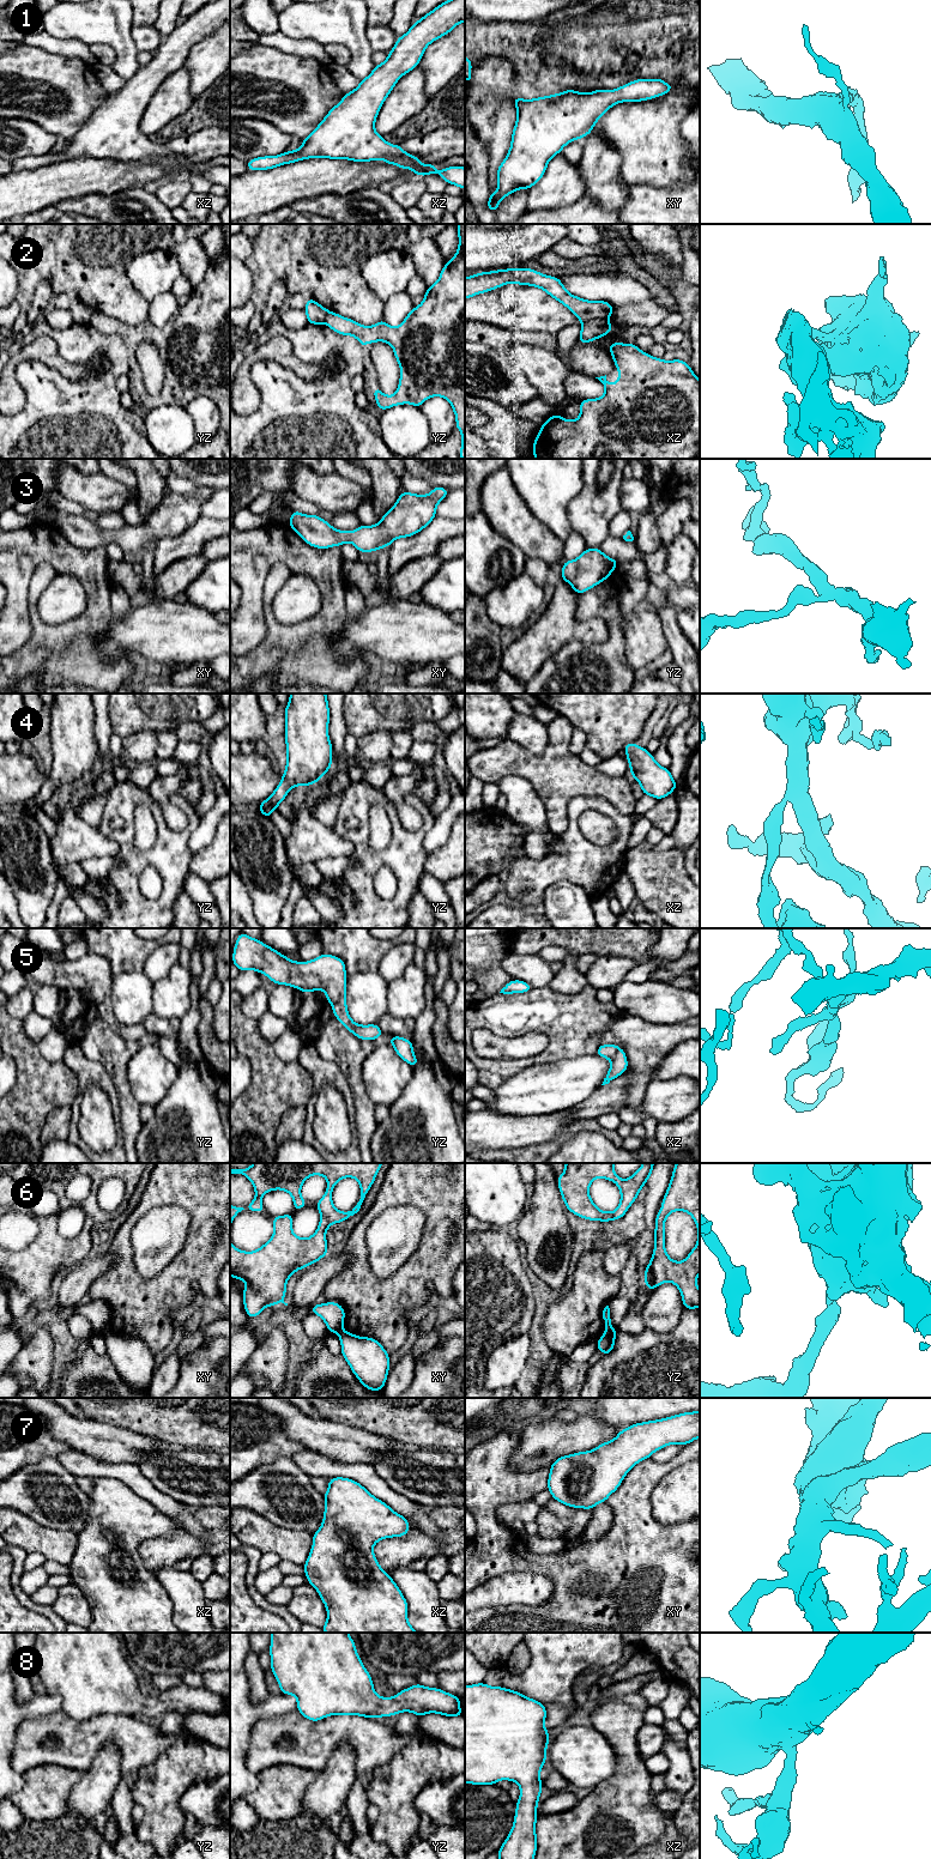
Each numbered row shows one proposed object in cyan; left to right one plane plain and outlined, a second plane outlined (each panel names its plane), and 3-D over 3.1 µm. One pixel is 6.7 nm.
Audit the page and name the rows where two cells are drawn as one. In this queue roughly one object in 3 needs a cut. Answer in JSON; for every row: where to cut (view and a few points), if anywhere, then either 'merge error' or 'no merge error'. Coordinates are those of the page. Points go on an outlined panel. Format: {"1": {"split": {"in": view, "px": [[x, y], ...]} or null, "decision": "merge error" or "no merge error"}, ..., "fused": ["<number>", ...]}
{"1": {"split": null, "decision": "no merge error"}, "2": {"split": {"in": "xz", "px": [[606, 319], [594, 319], [582, 324]]}, "decision": "merge error"}, "3": {"split": null, "decision": "no merge error"}, "4": {"split": null, "decision": "no merge error"}, "5": {"split": null, "decision": "no merge error"}, "6": {"split": {"in": "yz", "px": [[611, 1326], [606, 1330]]}, "decision": "merge error"}, "7": {"split": null, "decision": "no merge error"}, "8": {"split": null, "decision": "no merge error"}, "fused": ["2", "6"]}

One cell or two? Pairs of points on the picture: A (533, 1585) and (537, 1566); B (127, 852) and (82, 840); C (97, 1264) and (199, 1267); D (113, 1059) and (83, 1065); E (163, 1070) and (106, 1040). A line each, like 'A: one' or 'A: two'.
A: two
B: two
C: two
D: two
E: two

